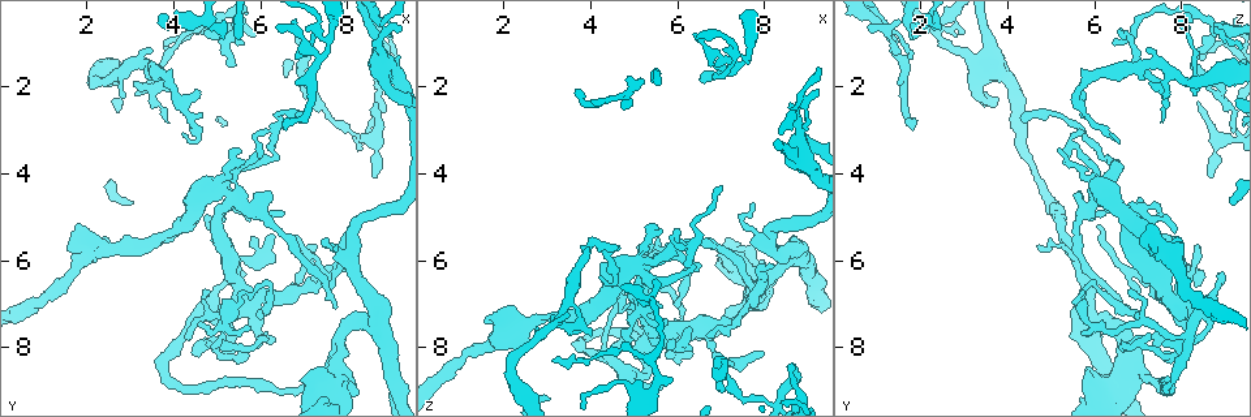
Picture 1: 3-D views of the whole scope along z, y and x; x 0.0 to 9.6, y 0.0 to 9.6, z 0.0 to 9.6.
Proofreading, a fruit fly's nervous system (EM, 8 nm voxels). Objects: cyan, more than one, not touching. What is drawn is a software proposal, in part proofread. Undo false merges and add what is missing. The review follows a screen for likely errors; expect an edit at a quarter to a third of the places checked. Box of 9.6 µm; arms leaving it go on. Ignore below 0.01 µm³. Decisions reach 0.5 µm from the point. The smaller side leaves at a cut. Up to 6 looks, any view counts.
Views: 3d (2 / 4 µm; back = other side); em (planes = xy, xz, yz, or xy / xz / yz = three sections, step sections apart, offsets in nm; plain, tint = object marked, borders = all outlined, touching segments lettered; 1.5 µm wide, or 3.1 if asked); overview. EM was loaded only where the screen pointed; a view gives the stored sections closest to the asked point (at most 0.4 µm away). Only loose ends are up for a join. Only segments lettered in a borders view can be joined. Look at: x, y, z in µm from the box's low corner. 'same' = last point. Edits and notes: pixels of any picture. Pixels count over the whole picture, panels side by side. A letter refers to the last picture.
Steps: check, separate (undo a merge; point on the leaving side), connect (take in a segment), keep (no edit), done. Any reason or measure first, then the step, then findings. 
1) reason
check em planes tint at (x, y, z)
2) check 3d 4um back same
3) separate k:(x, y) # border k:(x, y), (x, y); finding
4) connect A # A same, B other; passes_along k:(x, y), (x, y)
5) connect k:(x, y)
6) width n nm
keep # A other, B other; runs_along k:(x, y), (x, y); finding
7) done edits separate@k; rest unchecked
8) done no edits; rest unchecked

check em xy step 8 tint at (5.25, 0.85, 6.90)

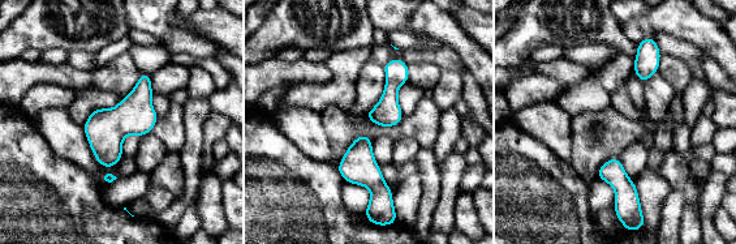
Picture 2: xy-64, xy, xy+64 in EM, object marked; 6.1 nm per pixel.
check em xy step 8 borders same

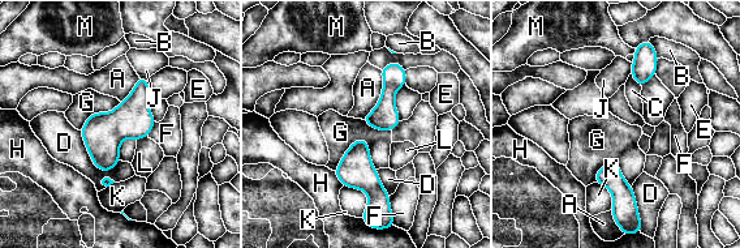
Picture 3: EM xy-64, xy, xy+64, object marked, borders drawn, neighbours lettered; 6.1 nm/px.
keep # A other, B other, C other, D other, E other, F other, G other, H other, J other, K other, L other, M other; border 3:(369, 144), (358, 137), (334, 170); one cell here

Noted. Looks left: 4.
check 3d 2um at (6.85, 0.75, 8.70)

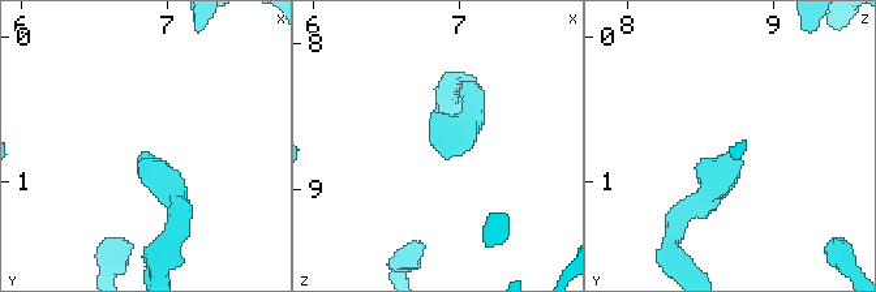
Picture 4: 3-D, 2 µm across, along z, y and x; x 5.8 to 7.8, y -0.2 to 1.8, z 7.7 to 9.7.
check em planes borders at (6.86, 0.78, 8.70)

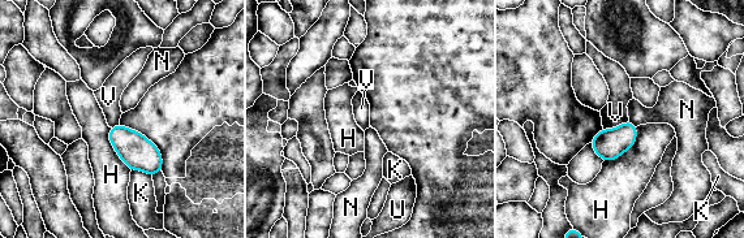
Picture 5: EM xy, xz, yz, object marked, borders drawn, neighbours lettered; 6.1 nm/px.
width 170 nm
keep # H other, K other, N other, U other, V other; border 5:(628, 120), (636, 126); no lettered segment goes on from it

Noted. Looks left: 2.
free end
check em planes borders at (8.60, 4.10, 8.60)

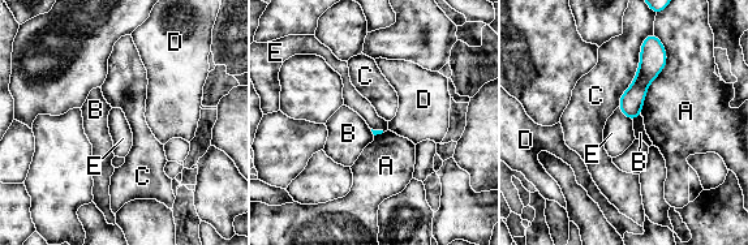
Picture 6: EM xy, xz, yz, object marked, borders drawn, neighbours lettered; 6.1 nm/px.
keep # A other, B other, C other, D other, E other; none of them fits

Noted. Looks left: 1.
done no edits; rest unchecked

